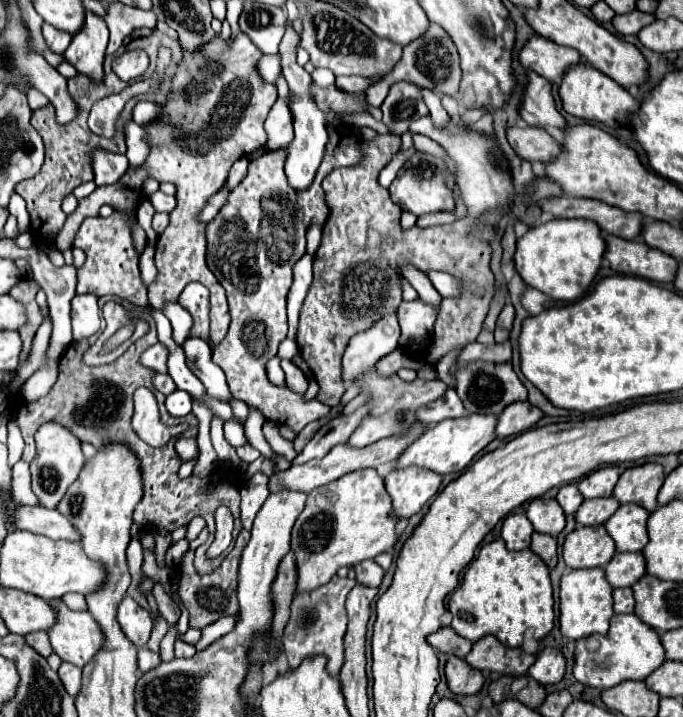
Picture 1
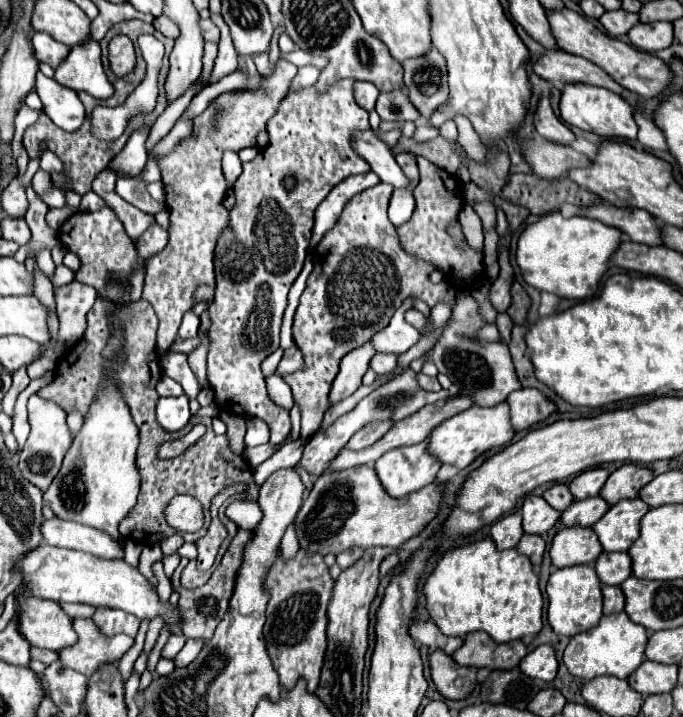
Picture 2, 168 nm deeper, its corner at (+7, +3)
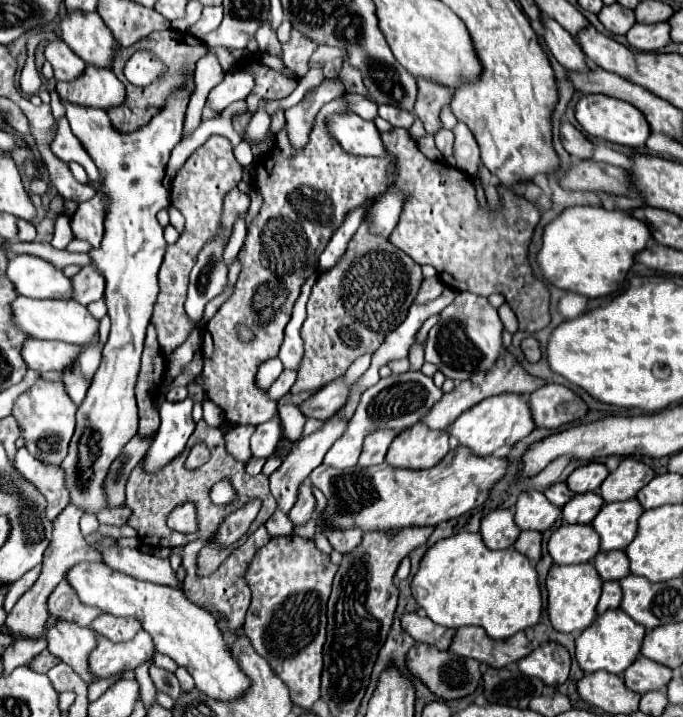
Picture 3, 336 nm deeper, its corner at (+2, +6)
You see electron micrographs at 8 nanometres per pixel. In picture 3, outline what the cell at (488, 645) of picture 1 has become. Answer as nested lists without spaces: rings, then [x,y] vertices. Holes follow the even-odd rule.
[[[461,627],[457,629],[449,651],[461,657],[477,659],[481,663],[487,663],[499,669],[499,667],[505,667],[507,663],[527,657],[533,651],[533,647],[523,631],[515,633],[509,639],[495,641],[495,639],[489,639],[485,631],[479,627]]]

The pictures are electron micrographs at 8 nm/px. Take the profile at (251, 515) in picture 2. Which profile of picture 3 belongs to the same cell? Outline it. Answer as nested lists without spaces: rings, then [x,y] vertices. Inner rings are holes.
[[[277,509],[277,511],[273,513],[273,517],[265,523],[265,527],[267,527],[267,531],[269,531],[269,535],[271,535],[271,537],[293,533],[293,523],[291,523],[289,515],[287,515],[287,513],[283,513],[281,509]]]

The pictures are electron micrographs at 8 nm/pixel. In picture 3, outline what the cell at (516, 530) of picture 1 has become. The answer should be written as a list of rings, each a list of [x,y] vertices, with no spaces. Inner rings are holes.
[[[497,509],[481,519],[481,537],[489,549],[509,549],[513,547],[521,529],[513,521],[509,509]]]

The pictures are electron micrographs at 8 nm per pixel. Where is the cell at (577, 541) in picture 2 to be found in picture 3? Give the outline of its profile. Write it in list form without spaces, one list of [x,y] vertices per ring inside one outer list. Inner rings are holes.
[[[561,525],[547,543],[555,563],[587,563],[599,551],[599,535],[591,525]]]

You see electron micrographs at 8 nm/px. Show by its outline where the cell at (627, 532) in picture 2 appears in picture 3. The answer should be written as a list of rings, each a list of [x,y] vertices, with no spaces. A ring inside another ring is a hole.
[[[637,499],[621,501],[621,503],[605,503],[597,517],[591,521],[593,529],[601,537],[601,549],[625,549],[637,531],[637,519],[641,517],[643,507]]]

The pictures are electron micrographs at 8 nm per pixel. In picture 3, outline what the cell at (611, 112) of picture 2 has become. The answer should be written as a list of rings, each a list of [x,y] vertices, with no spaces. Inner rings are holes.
[[[585,95],[577,107],[575,107],[575,117],[579,121],[579,125],[595,139],[605,139],[617,145],[627,145],[633,149],[645,147],[647,137],[651,135],[649,123],[645,121],[645,117],[641,117],[639,109],[633,109],[633,105],[613,99],[613,97],[603,97],[603,95]]]

